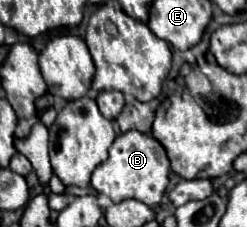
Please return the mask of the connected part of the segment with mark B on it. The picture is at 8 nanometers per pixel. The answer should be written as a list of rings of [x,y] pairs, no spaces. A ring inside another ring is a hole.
[[[122,132],[110,146],[110,156],[92,172],[92,188],[100,194],[112,198],[112,202],[122,202],[126,198],[136,198],[152,208],[156,208],[166,192],[170,174],[170,162],[162,144],[144,132]]]

